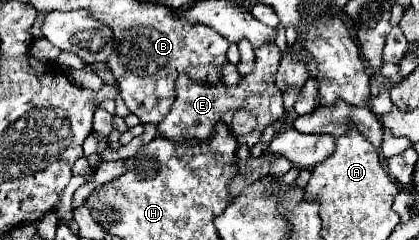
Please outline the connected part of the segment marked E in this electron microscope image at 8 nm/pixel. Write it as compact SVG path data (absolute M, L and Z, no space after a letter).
M263 44L261 48L255 48L255 70L249 76L243 76L239 84L227 86L223 82L217 84L205 84L205 82L191 82L189 74L179 74L175 82L175 102L171 106L171 112L163 118L163 122L157 128L157 136L165 136L169 140L183 140L183 138L209 138L213 132L213 126L217 122L231 124L235 110L249 110L255 120L255 134L237 134L237 142L245 146L255 146L259 142L259 132L263 132L269 124L277 122L283 116L283 98L275 86L275 74L281 60L281 50L275 44Z

